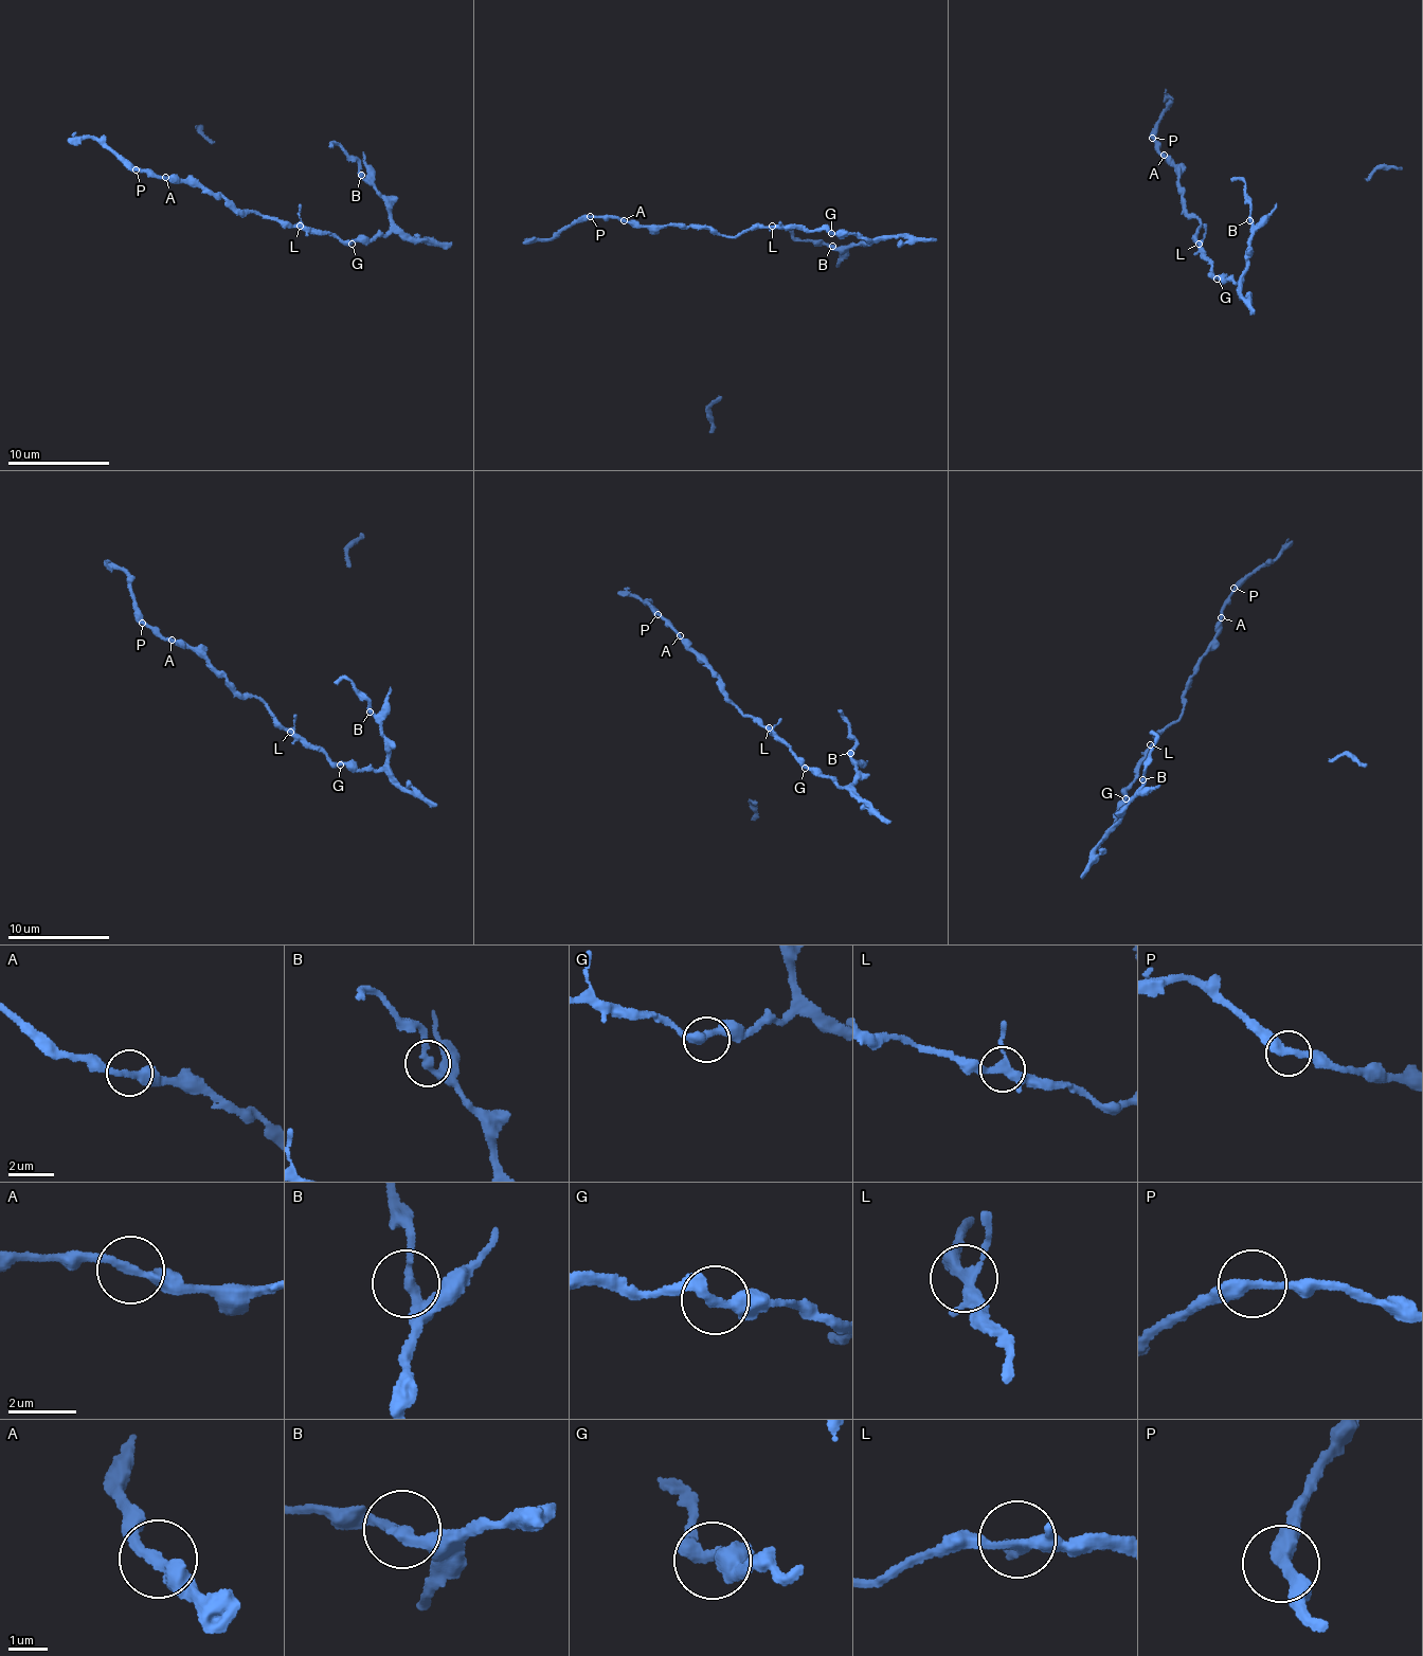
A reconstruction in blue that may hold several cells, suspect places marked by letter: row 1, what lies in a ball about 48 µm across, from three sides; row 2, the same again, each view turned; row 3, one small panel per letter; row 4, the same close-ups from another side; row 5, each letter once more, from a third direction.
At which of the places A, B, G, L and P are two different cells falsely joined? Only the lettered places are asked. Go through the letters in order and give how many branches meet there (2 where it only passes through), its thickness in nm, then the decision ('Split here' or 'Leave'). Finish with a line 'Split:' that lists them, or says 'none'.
A: Branches: 2. Thickness 280 nm. Leave
B: Branches: 2. Thickness 280 nm. Leave
G: Branches: 2. Thickness 340 nm. Leave
L: Branches: 4. Thickness 240 nm. Leave
P: Branches: 2. Thickness 360 nm. Leave
Split: none

